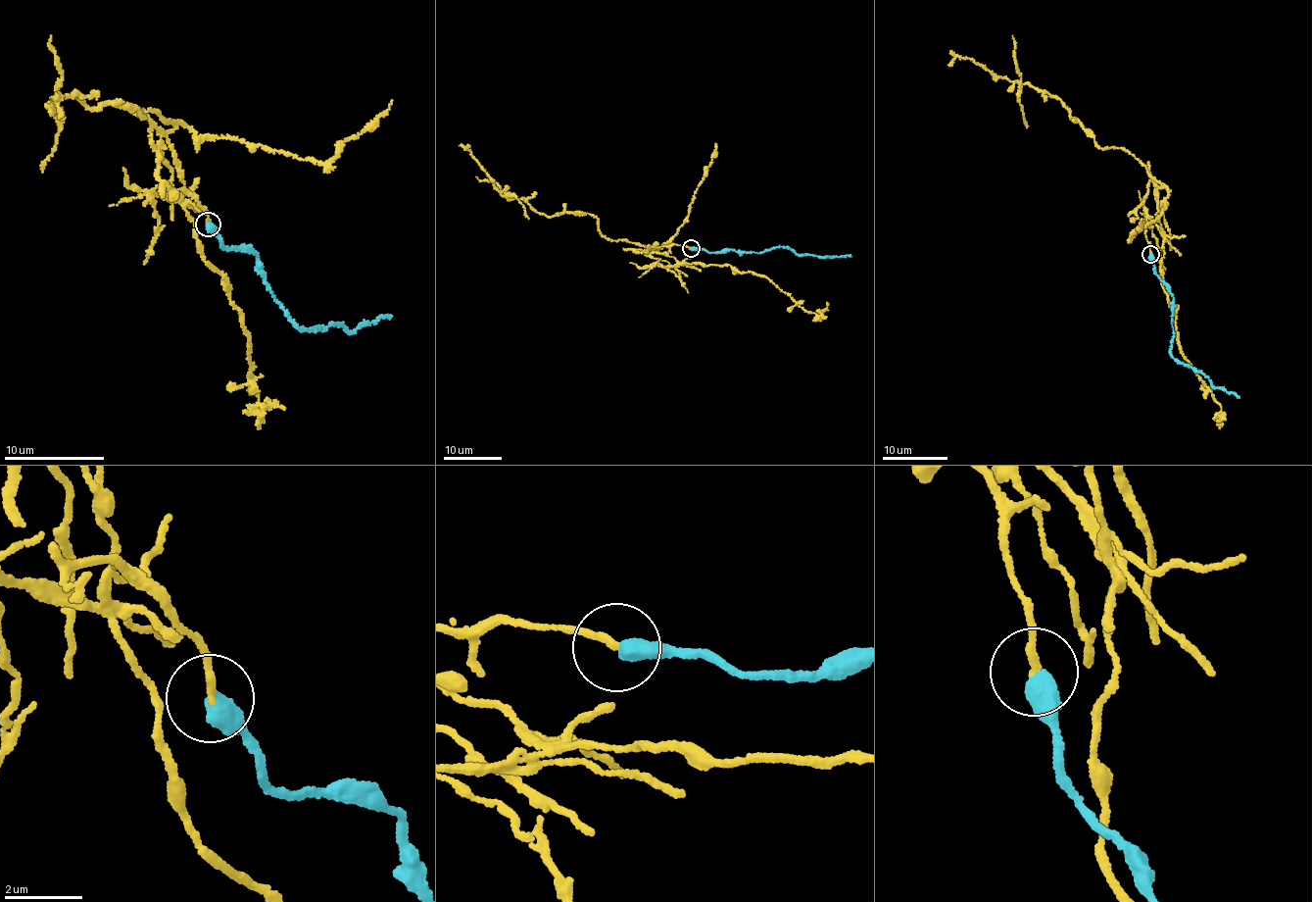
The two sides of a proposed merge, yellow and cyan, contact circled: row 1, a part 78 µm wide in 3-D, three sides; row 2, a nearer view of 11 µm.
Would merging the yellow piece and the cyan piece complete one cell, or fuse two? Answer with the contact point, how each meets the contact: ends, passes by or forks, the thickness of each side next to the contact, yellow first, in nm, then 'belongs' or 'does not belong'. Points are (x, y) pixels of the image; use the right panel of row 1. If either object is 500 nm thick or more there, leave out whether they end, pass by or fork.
(1150, 254) | 200/550 nm | does not belong

